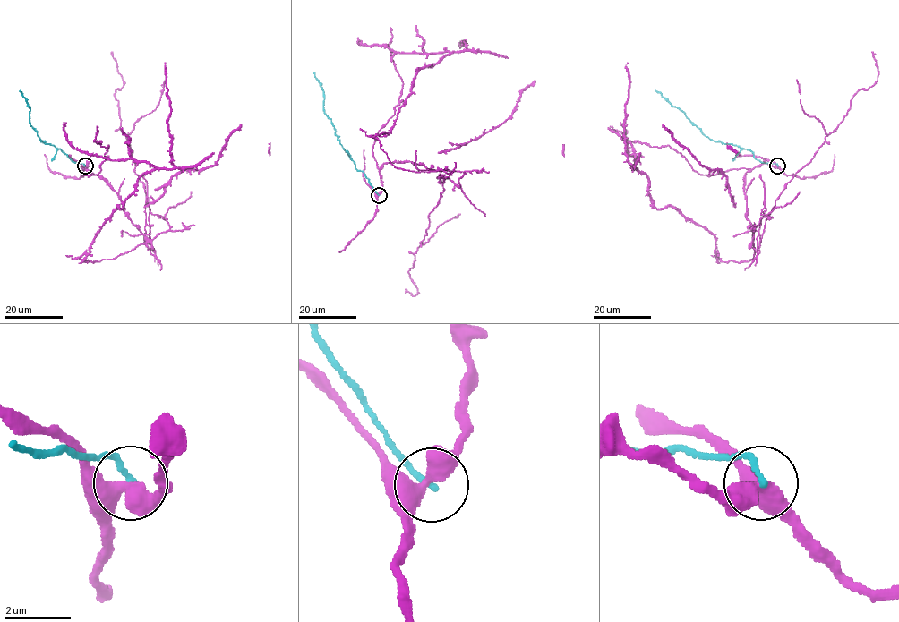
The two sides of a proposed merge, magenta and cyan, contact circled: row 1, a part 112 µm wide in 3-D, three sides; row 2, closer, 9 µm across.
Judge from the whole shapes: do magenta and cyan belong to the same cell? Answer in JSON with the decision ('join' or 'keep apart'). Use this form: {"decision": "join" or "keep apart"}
{"decision": "keep apart"}

